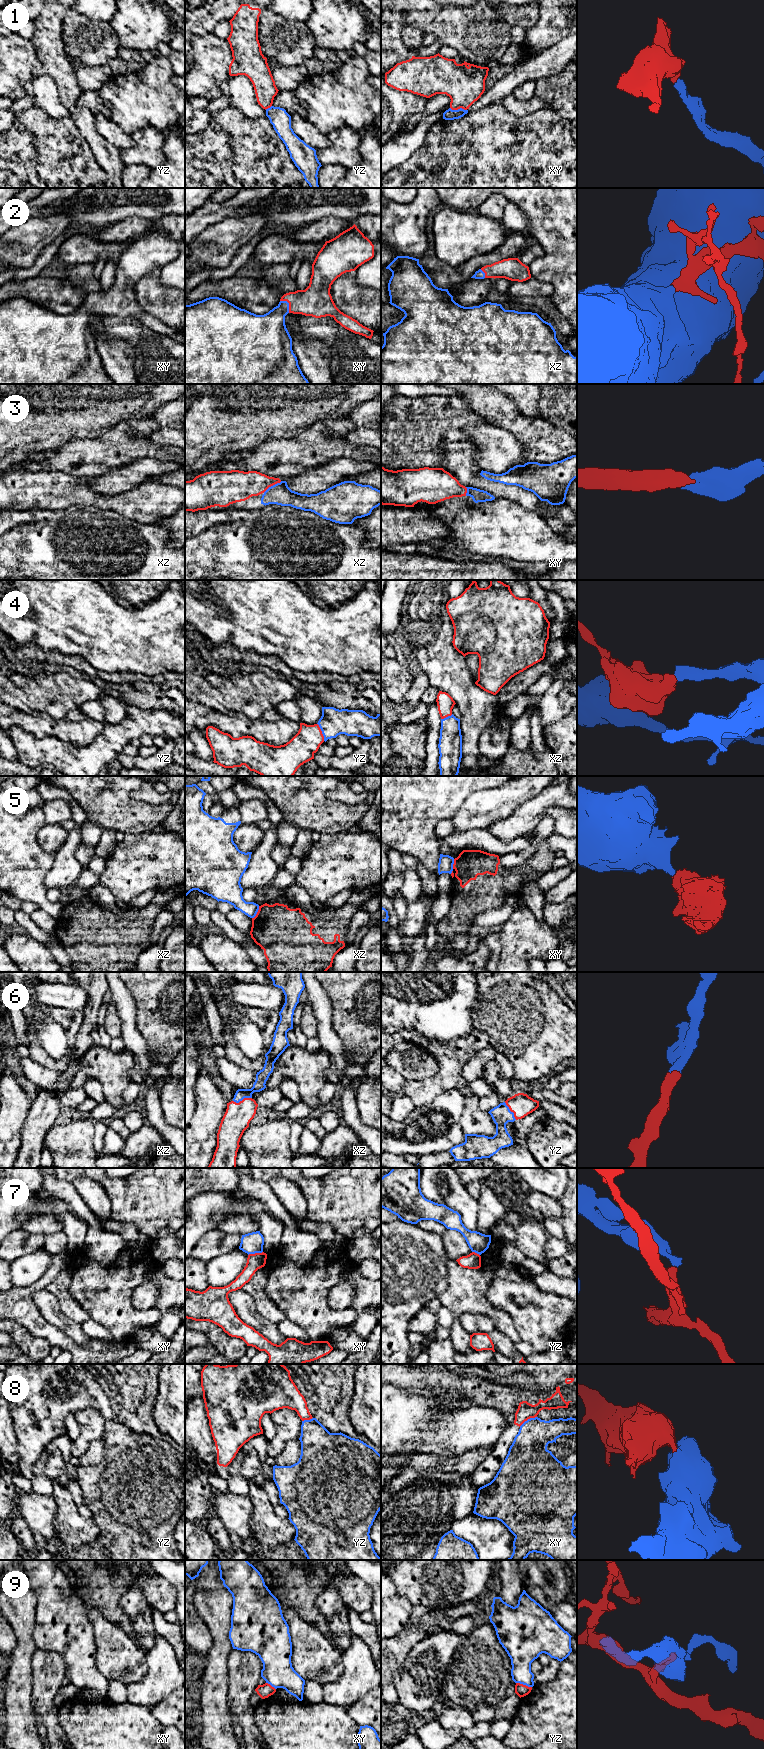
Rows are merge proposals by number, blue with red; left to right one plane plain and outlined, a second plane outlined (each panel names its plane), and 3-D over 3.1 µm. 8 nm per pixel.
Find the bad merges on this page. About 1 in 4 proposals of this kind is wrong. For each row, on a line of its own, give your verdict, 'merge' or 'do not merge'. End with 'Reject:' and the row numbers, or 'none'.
1: merge
2: merge
3: merge
4: merge
5: do not merge
6: merge
7: do not merge
8: do not merge
9: do not merge
Reject: 5, 7, 8, 9

